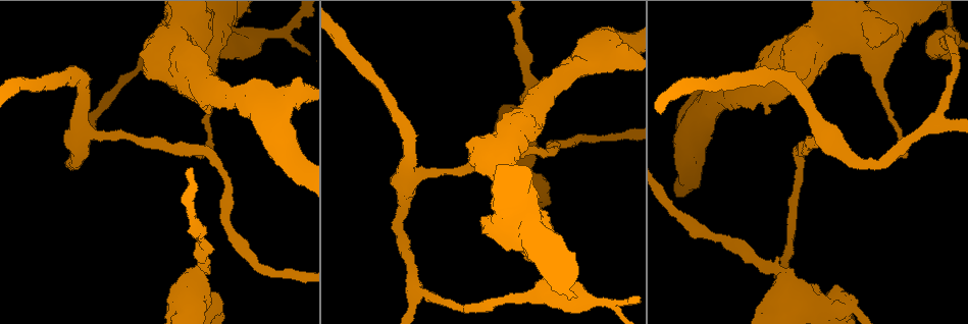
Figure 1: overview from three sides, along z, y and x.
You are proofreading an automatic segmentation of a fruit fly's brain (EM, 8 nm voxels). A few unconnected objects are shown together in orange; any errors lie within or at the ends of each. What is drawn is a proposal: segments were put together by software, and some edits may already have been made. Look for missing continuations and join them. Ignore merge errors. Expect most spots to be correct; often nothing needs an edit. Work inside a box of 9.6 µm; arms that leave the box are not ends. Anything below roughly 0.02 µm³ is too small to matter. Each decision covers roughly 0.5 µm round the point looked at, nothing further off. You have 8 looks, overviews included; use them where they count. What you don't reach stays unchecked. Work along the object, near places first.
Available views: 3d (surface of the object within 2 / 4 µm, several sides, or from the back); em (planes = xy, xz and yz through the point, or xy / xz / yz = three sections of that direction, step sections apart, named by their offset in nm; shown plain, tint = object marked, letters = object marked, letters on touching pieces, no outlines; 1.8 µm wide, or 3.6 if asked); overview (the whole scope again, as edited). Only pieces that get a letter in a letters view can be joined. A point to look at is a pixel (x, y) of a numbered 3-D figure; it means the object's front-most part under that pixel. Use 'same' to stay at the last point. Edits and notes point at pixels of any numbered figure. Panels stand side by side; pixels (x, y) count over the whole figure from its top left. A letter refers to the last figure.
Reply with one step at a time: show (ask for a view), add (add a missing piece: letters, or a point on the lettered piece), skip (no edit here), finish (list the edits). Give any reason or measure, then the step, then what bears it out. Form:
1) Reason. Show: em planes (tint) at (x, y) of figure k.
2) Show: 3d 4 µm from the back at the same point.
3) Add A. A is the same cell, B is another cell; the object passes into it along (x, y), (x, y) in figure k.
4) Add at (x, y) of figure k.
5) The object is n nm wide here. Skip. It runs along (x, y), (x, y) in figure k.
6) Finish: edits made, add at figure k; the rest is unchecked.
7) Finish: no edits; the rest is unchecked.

Free end. Show: 3d 4 µm at (267, 80) of figure 1.

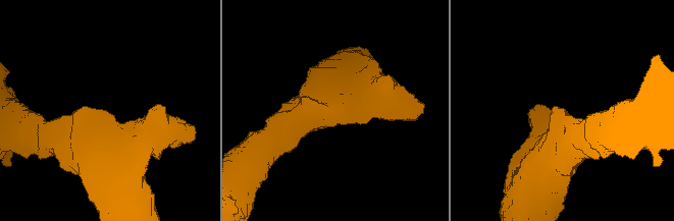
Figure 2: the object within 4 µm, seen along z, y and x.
Show: em 3.6 µm planes (letters) at (562, 111) of figure 2.

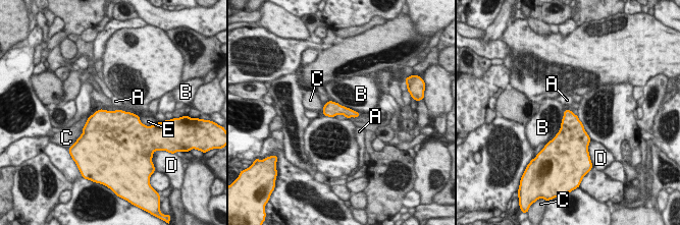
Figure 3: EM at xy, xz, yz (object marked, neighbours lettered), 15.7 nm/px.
Skip. A, B, C, D and E are other cells; a border runs along (564, 110), (561, 127), (550, 141) in figure 3; none of them fits.

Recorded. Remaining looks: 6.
An open end. Show: em 3.6 µm planes (letters) at (484, 224) of figure 1.

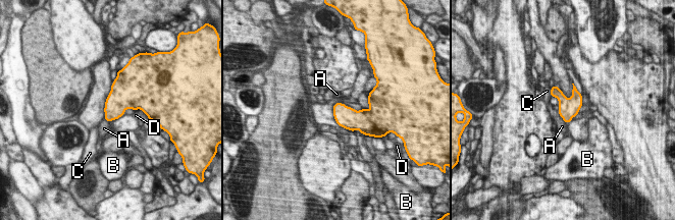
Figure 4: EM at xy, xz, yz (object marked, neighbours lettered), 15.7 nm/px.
Skip. A, B, C and D are other cells; a border runs along (557, 111), (567, 123) in figure 4; none of them fits.

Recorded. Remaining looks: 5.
Sudden change in width. Show: 3d 4 µm at (609, 303) of figure 1.

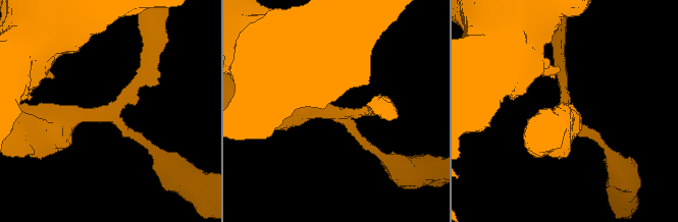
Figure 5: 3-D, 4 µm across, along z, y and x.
3 arms meet here; shape alone is not enough. Show: em xy step 4 (tint) at (335, 109) of figure 5.

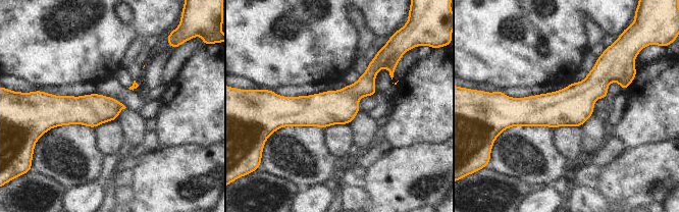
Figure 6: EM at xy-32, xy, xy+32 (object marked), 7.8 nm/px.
Show: em planes (letters) at the same point.

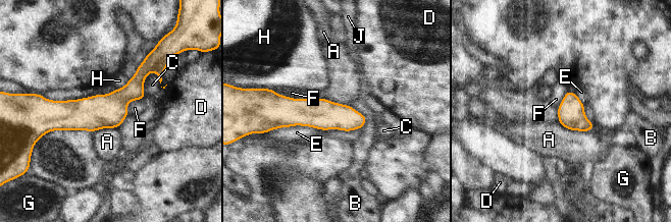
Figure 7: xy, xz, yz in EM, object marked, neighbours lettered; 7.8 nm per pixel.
Skip. A, B, C, D, E, F, G, H and J are other cells; a border runs along (144, 99), (127, 102), (128, 115) in figure 7; none of them fits.

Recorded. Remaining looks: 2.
Finish: no edits; the rest is unchecked.

